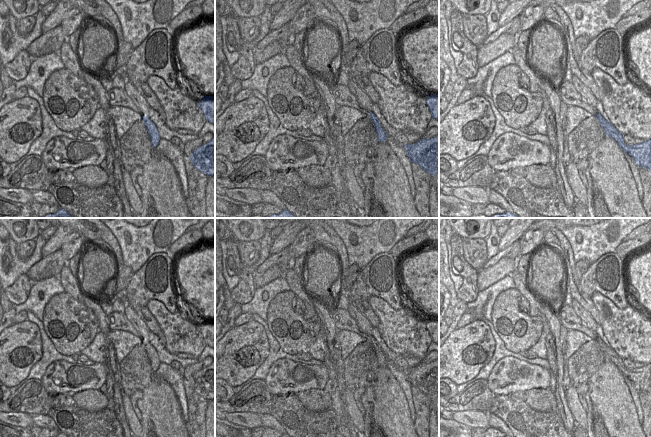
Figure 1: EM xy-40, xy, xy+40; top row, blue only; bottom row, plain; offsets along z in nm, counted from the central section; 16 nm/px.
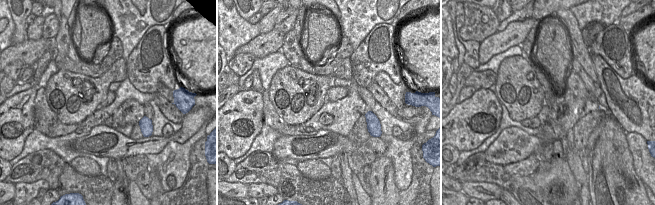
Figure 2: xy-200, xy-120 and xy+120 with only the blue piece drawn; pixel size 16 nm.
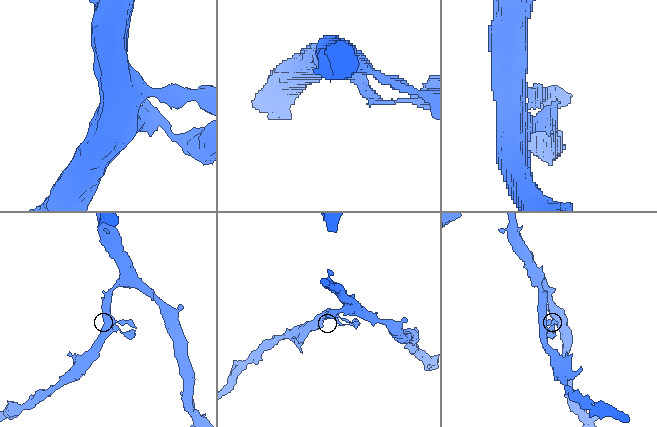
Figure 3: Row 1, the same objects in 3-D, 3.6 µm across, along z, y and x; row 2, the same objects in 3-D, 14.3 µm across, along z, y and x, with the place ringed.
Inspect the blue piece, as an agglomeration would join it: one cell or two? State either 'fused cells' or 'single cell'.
fused cells

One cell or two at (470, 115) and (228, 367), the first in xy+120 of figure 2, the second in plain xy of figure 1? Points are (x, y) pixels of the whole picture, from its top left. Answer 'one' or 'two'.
one

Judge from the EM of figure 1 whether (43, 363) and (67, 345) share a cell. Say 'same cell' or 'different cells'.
different cells

